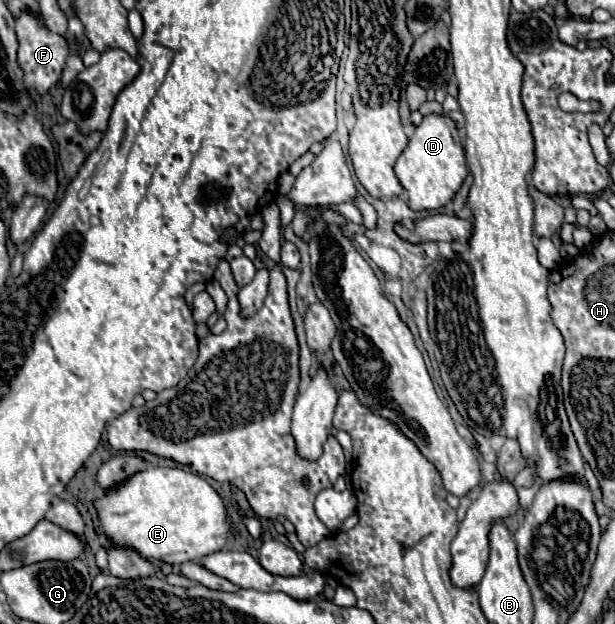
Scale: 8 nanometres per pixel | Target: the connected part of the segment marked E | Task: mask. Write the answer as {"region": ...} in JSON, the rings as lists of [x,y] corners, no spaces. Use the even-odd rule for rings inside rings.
{"region":[[[145,468],[143,472],[137,472],[135,476],[131,476],[131,480],[127,480],[127,484],[117,484],[115,488],[107,488],[95,502],[95,510],[97,510],[97,518],[99,518],[99,534],[105,536],[115,548],[135,548],[135,552],[139,552],[143,558],[147,560],[163,560],[167,564],[183,564],[183,562],[199,562],[199,558],[209,556],[213,552],[223,550],[229,544],[229,534],[231,534],[231,524],[229,524],[229,516],[227,510],[223,506],[223,500],[217,496],[217,492],[195,472],[185,472],[181,468]]]}

